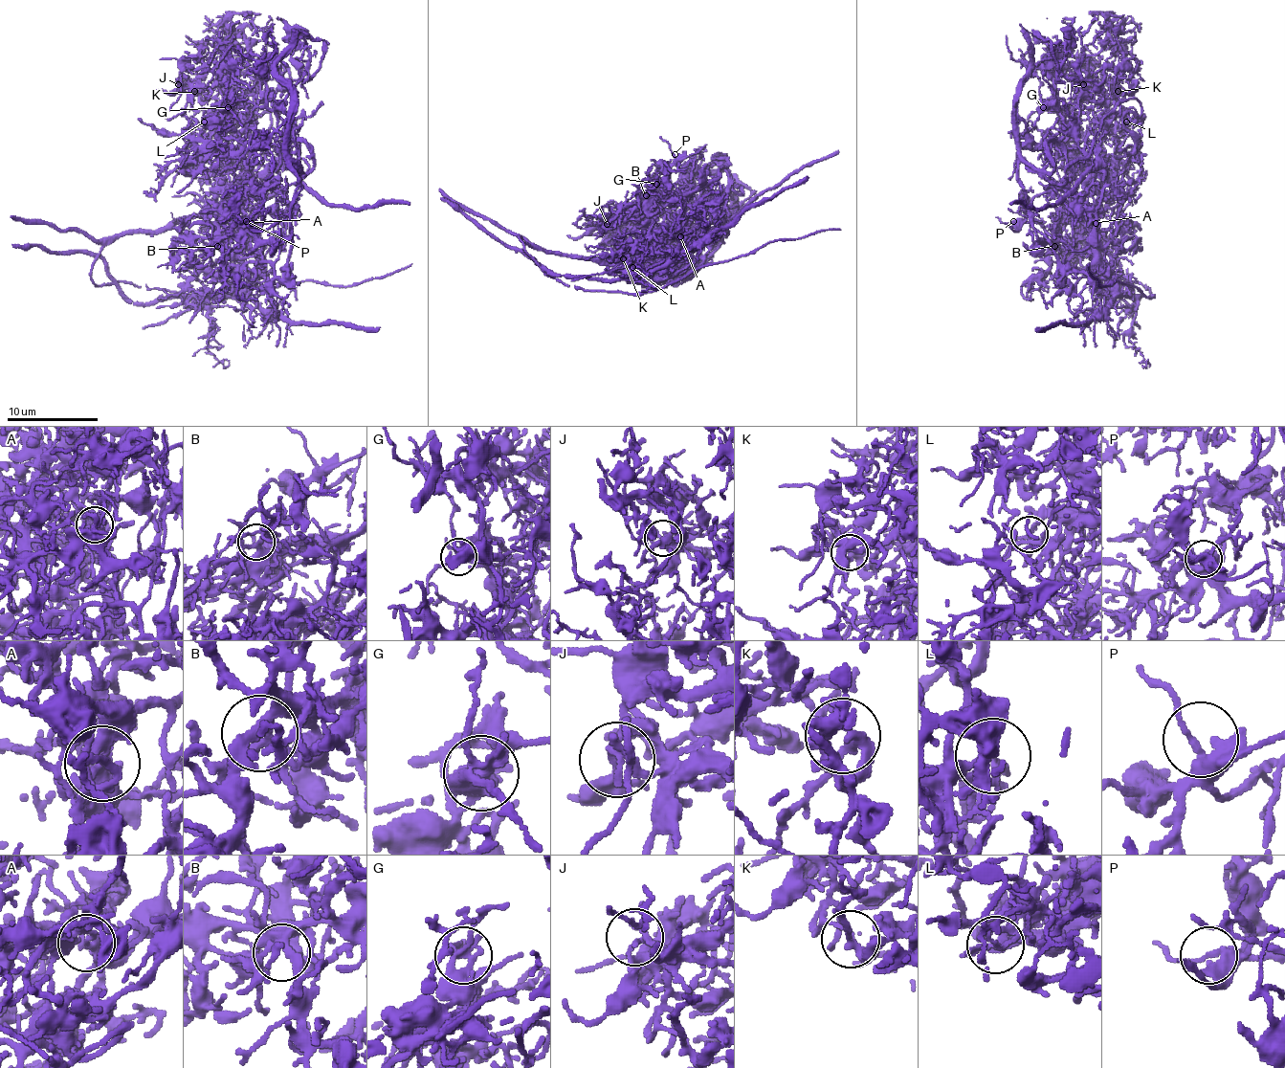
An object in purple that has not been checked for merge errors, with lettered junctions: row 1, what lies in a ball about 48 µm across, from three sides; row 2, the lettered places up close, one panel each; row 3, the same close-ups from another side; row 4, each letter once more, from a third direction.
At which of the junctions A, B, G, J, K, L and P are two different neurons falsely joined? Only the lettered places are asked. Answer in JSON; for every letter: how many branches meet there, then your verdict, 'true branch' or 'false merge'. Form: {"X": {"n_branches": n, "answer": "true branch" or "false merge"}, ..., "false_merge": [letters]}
{"A": {"n_branches": 2, "answer": "false merge"}, "B": {"n_branches": 4, "answer": "true branch"}, "G": {"n_branches": 4, "answer": "true branch"}, "J": {"n_branches": 5, "answer": "true branch"}, "K": {"n_branches": 4, "answer": "true branch"}, "L": {"n_branches": 4, "answer": "false merge"}, "P": {"n_branches": 4, "answer": "true branch"}, "false_merge": ["A", "L"]}

